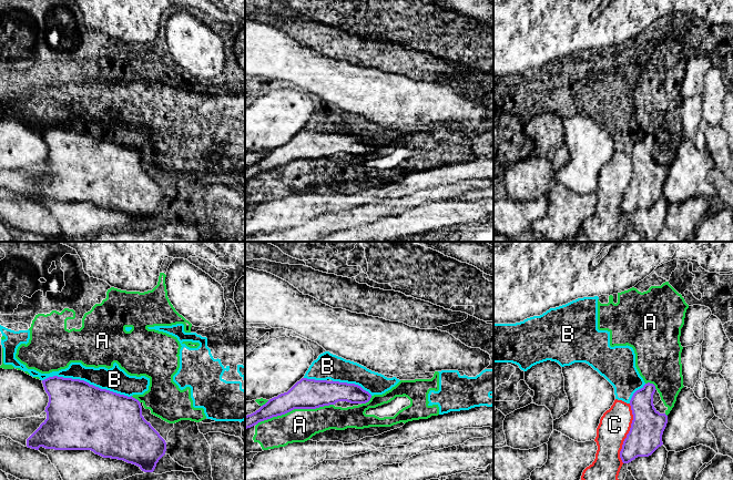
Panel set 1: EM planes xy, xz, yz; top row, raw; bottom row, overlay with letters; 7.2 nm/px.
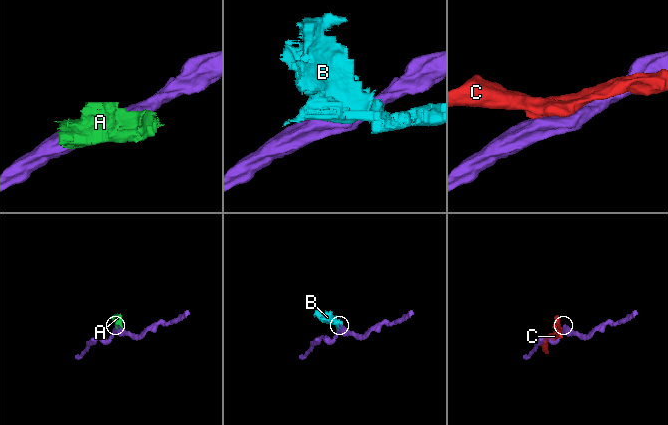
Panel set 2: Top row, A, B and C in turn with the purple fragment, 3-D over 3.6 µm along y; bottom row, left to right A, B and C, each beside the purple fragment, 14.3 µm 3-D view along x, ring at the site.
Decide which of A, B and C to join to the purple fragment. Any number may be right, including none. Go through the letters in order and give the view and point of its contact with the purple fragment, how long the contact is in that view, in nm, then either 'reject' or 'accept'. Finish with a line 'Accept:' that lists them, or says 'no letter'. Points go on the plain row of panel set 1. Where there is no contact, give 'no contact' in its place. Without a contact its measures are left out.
A: meets purple in xz at (294, 160); contact 600 nm long; reject
B: meets purple in xy at (85, 133); contact 650 nm long; reject
C: meets purple in yz at (628, 185); contact 440 nm long; reject
Accept: no letter

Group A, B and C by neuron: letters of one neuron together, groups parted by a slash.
A B / C

